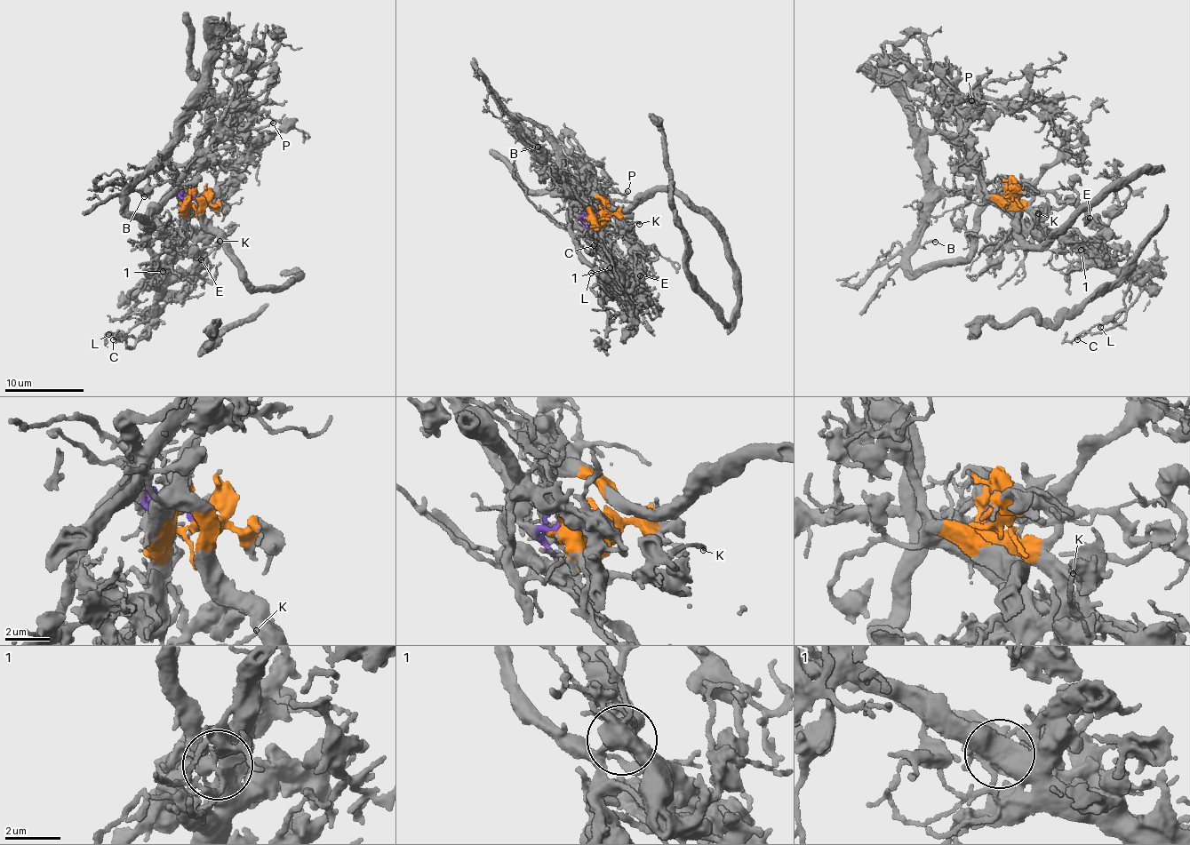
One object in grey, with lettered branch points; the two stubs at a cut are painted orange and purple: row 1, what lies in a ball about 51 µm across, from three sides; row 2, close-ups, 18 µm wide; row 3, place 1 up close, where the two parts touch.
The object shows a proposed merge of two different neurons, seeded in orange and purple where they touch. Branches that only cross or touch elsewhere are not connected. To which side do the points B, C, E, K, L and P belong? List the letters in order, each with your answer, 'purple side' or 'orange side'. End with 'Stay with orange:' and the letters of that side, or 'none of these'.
B: purple side
C: orange side
E: orange side
K: orange side
L: orange side
P: orange side
Stay with orange: C, E, K, L, P

